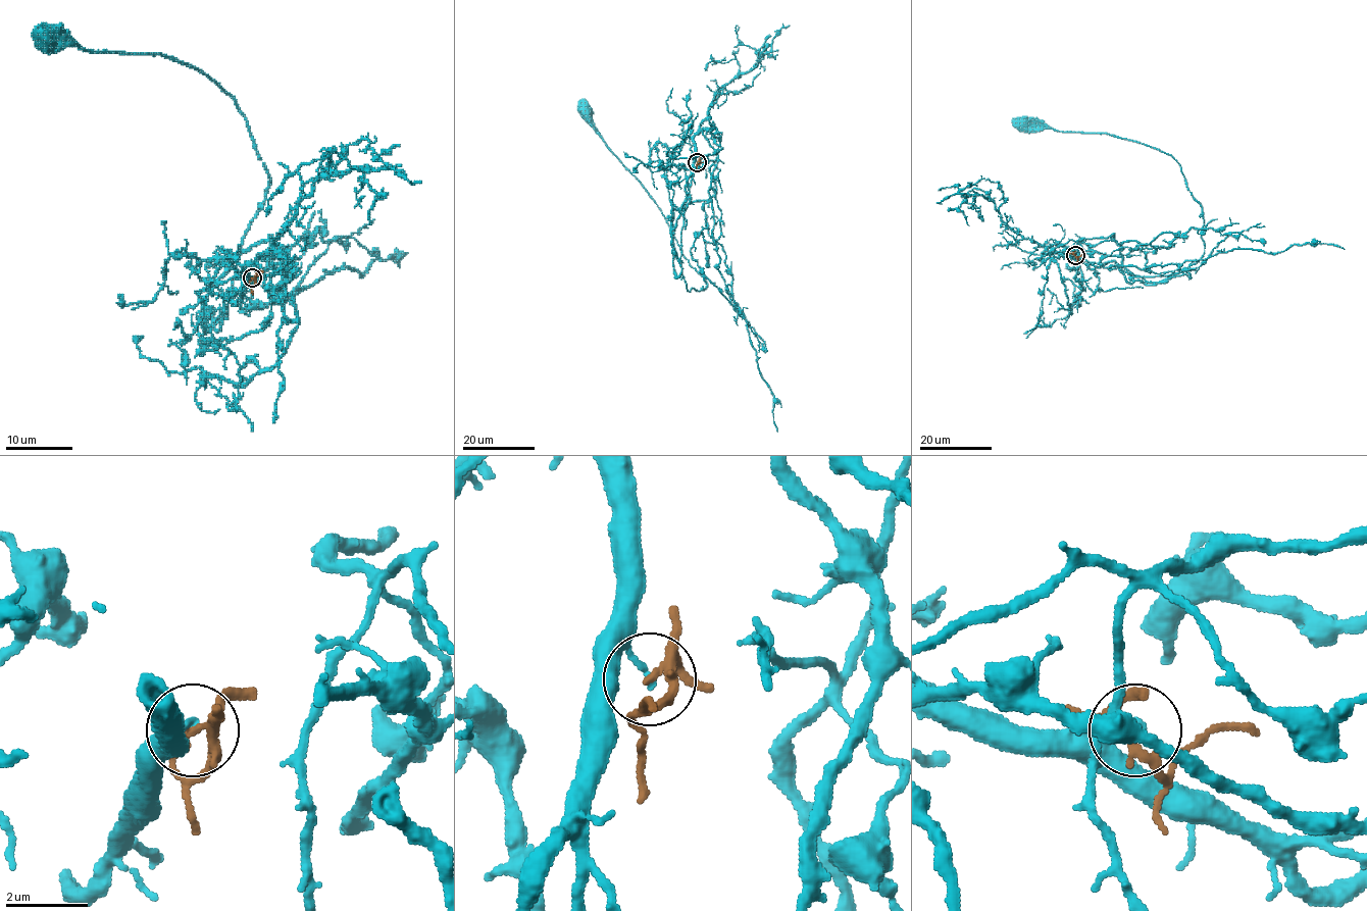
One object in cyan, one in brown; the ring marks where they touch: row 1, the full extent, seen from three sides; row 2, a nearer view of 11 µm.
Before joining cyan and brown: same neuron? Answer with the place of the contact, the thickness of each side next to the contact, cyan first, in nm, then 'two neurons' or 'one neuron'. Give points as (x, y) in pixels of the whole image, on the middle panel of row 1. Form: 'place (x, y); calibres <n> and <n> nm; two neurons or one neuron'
place (697, 162); calibres 150 and 160 nm; two neurons

